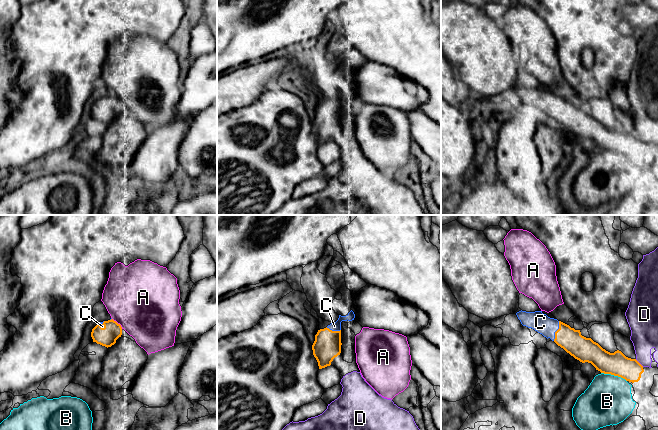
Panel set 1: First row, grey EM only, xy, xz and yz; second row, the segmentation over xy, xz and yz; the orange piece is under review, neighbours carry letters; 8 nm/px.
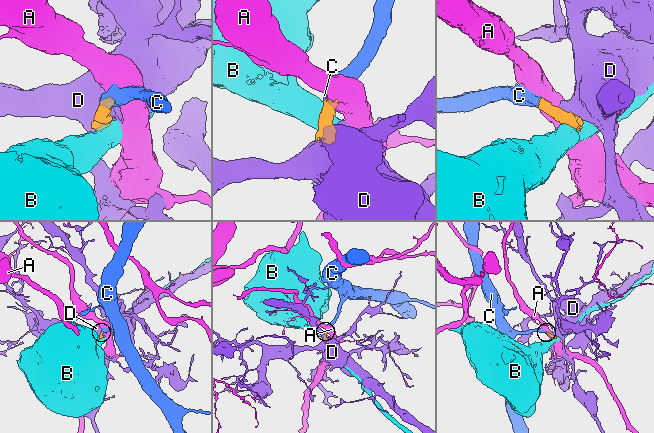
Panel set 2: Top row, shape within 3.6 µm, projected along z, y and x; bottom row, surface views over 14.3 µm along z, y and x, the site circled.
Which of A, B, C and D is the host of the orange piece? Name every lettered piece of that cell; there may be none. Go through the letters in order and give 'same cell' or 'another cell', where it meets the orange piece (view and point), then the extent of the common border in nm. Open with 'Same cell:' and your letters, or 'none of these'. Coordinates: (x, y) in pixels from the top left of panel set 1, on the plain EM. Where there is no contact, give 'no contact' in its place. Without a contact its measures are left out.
Same cell: C
A: another cell; meets orange in xy at (117, 99); contact 120 nm long
B: another cell; meets orange in yz at (614, 151); contact 220 nm long
C: same cell; meets orange in yz at (556, 107); contact 170 nm long
D: another cell; meets orange in yz at (638, 138); contact 90 nm long

